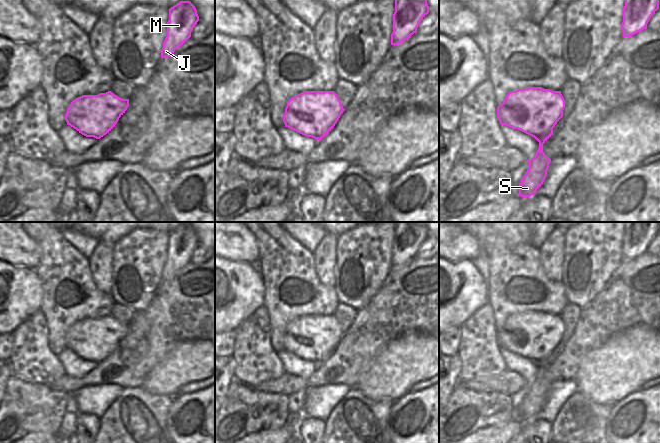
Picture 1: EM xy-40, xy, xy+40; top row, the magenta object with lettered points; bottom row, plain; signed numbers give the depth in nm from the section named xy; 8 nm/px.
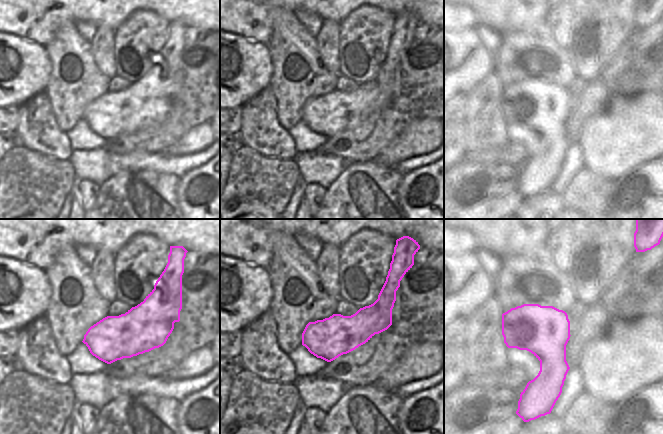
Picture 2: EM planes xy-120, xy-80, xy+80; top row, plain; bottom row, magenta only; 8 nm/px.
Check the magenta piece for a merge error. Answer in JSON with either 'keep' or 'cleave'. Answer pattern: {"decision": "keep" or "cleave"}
{"decision": "keep"}

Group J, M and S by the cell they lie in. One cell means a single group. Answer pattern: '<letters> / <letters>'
J M S

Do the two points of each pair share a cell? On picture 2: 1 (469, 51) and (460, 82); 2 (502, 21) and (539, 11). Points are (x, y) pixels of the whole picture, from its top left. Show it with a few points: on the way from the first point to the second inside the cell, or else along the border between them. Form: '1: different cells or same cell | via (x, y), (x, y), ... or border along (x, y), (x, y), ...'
1: same cell | via (461, 59), (460, 74)
2: same cell | via (511, 12), (530, 11)

